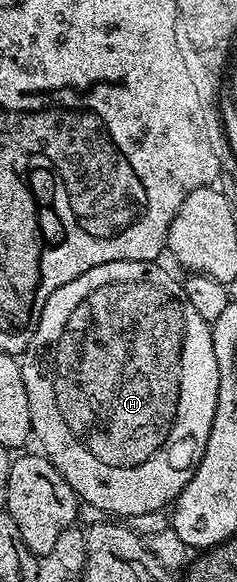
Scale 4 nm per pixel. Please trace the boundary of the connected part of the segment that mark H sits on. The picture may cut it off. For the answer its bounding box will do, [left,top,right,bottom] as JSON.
[21,261,218,519]

